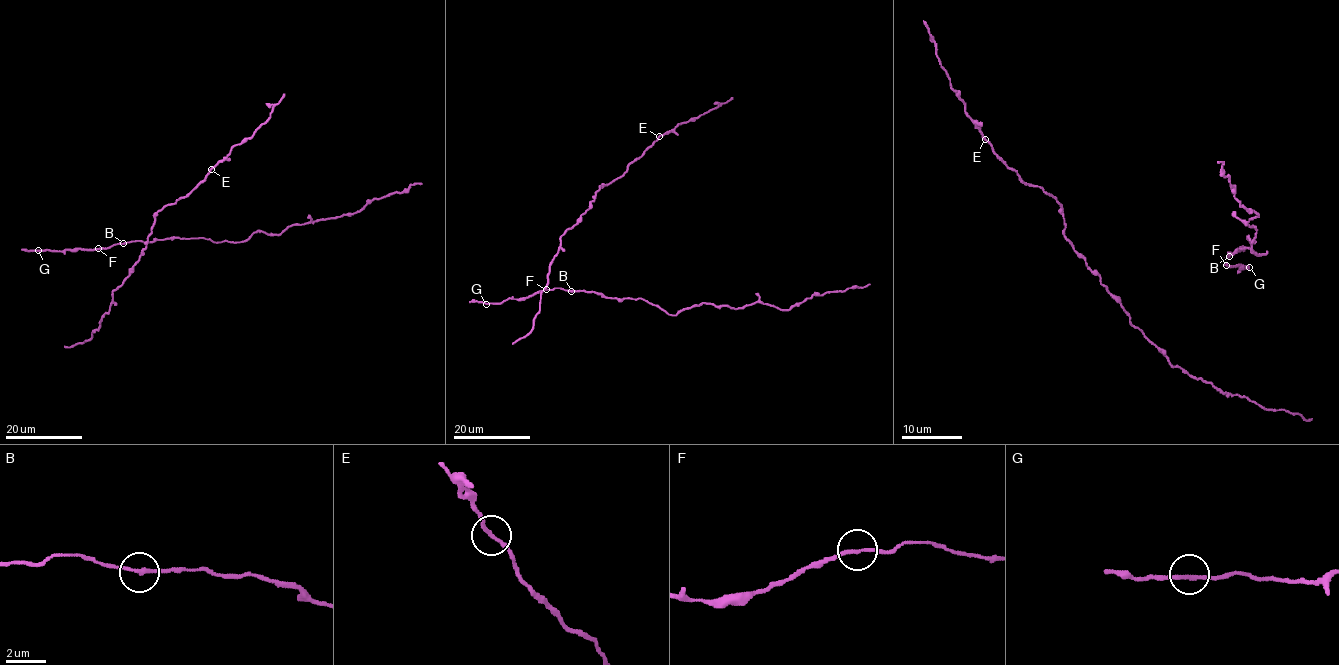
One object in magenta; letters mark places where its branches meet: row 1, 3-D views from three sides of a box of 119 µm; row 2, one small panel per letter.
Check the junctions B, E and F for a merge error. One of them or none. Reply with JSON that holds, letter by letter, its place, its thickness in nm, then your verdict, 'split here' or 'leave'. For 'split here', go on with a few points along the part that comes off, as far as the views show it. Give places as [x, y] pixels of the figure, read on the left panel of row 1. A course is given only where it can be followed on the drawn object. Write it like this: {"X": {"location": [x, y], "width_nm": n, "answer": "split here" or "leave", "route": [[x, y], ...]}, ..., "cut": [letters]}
{"B": {"location": [123, 243], "width_nm": 180, "answer": "leave"}, "E": {"location": [211, 169], "width_nm": 180, "answer": "leave"}, "F": {"location": [98, 248], "width_nm": 180, "answer": "leave"}, "cut": []}

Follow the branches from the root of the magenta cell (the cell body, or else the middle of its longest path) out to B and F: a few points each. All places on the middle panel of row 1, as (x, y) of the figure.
B: (558, 287), (571, 291)
F: (558, 287), (545, 289)

